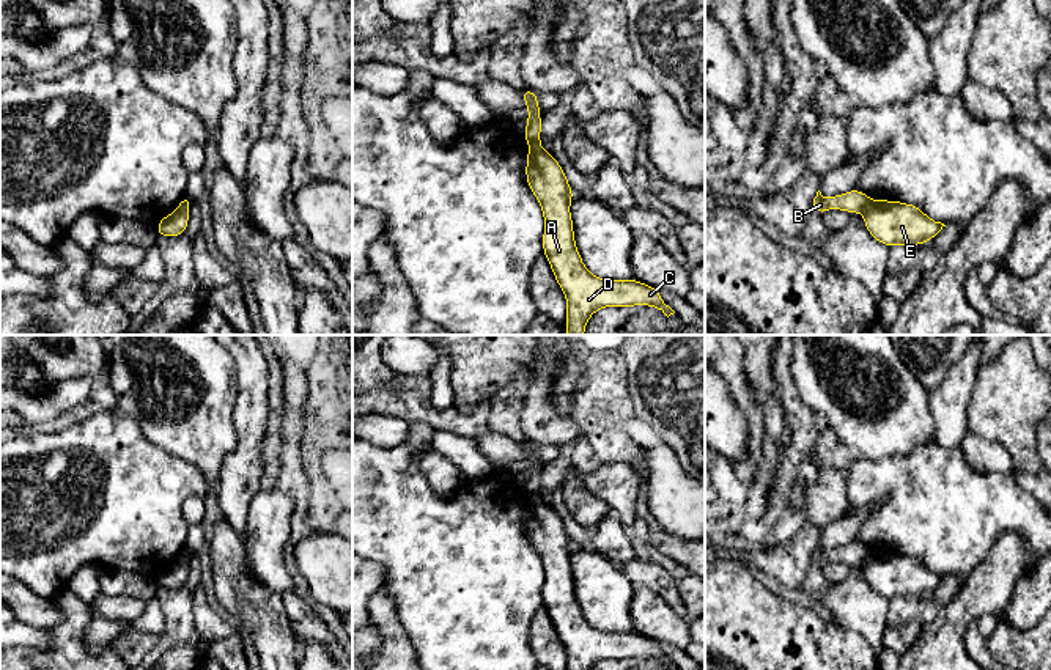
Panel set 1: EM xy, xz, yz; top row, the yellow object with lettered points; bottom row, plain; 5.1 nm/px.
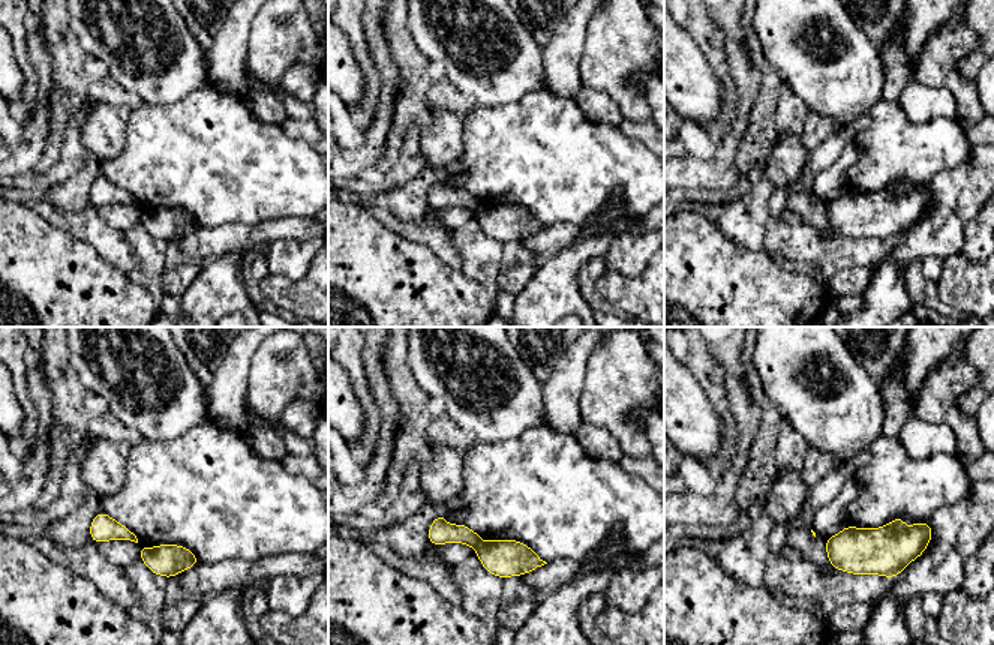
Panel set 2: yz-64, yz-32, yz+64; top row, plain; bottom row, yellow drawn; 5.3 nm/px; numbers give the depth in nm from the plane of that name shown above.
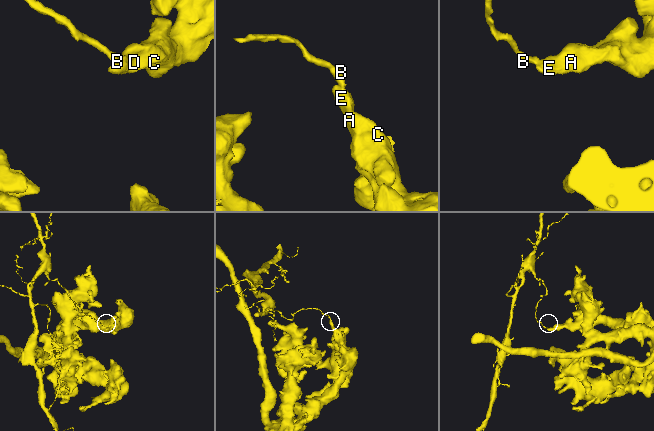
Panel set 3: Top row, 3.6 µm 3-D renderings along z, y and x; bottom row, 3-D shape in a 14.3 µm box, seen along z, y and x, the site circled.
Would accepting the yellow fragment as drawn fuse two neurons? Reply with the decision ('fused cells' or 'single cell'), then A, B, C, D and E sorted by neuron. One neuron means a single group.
fused cells; groups A C D E / B

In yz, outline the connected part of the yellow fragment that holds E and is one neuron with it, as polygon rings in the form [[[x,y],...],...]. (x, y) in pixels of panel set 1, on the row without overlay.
[[[876,552],[862,566],[872,590],[887,599],[922,598],[946,579],[931,572],[917,558],[902,554]]]

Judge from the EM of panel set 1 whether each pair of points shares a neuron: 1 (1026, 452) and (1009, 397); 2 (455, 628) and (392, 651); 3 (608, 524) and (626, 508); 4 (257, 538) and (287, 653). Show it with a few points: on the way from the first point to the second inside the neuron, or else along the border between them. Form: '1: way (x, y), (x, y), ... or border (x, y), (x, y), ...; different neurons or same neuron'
1: way (1020, 438), (1009, 411); same neuron
2: border (397, 611), (401, 628), (416, 653); different neurons
3: border (611, 511), (628, 532); different neurons
4: border (247, 560), (247, 573), (258, 584), (280, 596); different neurons

